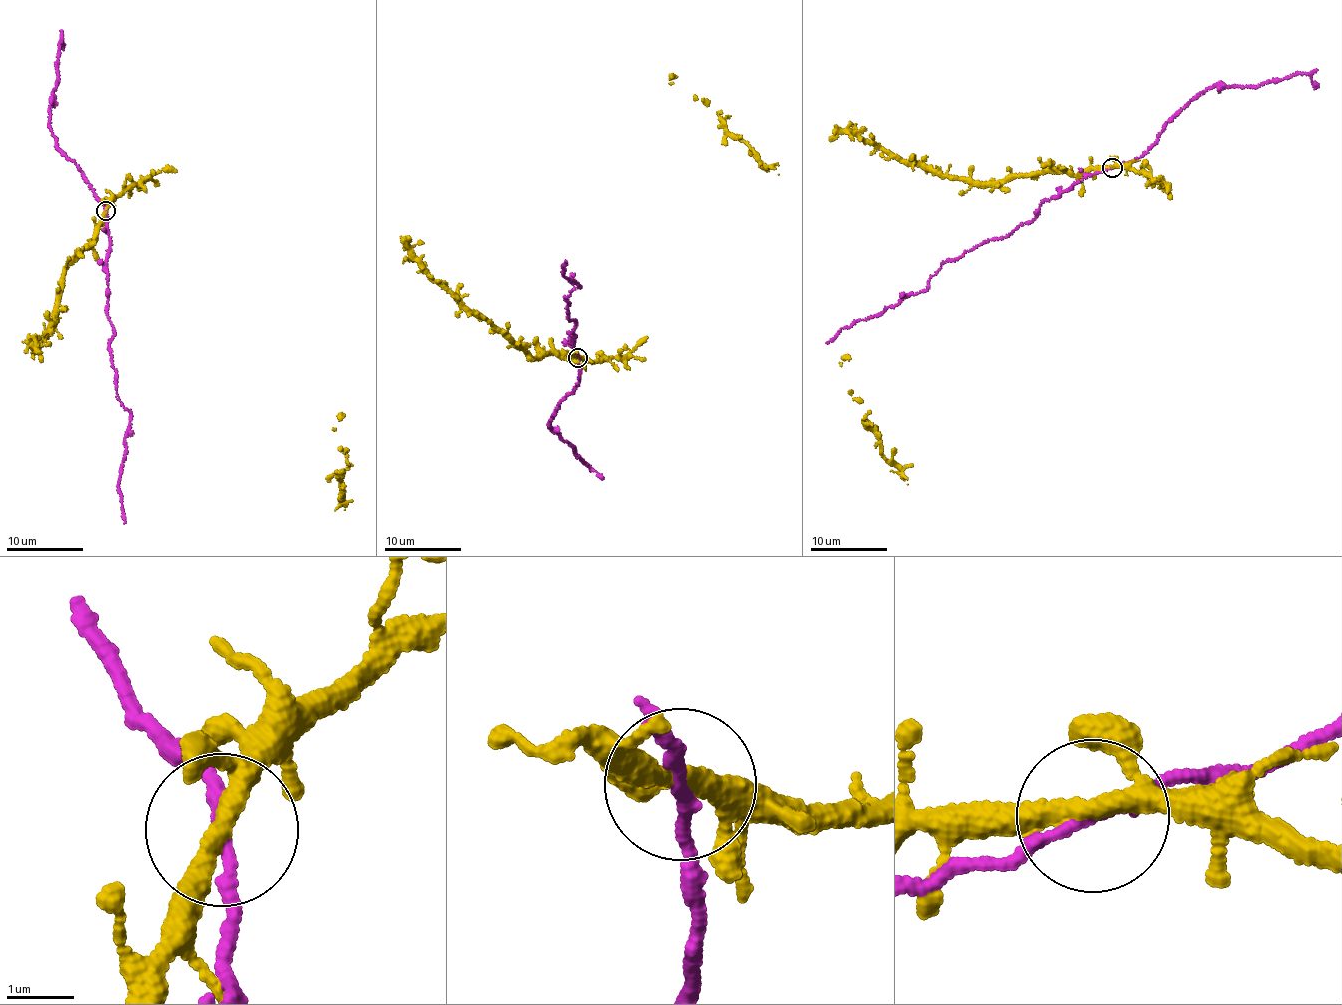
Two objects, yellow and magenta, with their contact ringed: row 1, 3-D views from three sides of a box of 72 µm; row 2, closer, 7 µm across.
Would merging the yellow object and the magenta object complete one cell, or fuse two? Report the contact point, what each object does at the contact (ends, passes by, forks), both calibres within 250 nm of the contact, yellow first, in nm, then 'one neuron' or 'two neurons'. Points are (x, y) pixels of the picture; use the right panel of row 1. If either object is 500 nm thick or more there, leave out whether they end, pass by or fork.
place (1112, 167); yellow forks; magenta passes by; calibres 240 and 190 nm; one neuron

